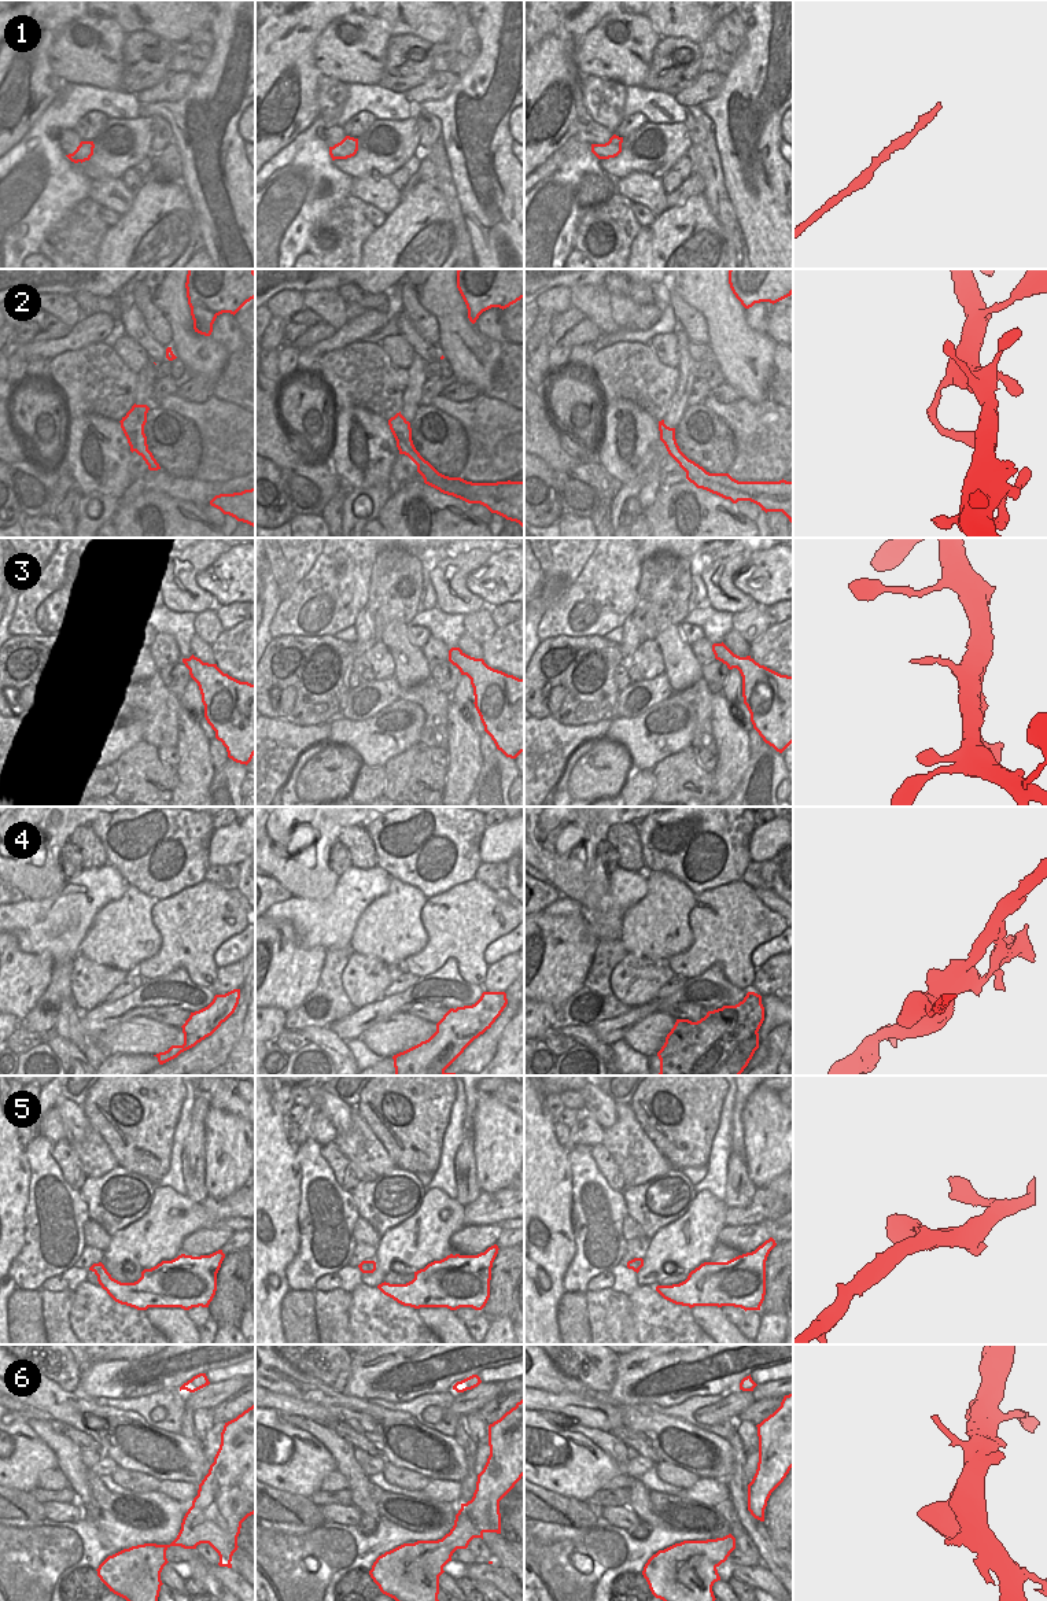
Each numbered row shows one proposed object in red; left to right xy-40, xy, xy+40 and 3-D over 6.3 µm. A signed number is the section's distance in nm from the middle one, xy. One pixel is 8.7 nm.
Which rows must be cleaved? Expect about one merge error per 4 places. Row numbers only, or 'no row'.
4

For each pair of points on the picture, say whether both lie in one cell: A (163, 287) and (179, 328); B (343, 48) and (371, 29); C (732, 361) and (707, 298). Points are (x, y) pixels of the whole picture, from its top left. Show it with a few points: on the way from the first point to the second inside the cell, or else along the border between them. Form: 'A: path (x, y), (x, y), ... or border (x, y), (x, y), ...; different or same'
A: path (170, 297), (179, 318); same
B: path (351, 48), (367, 37); same
C: path (732, 346), (726, 317), (722, 313); same

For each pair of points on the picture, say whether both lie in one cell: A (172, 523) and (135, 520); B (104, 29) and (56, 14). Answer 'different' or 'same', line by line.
A: same
B: different

